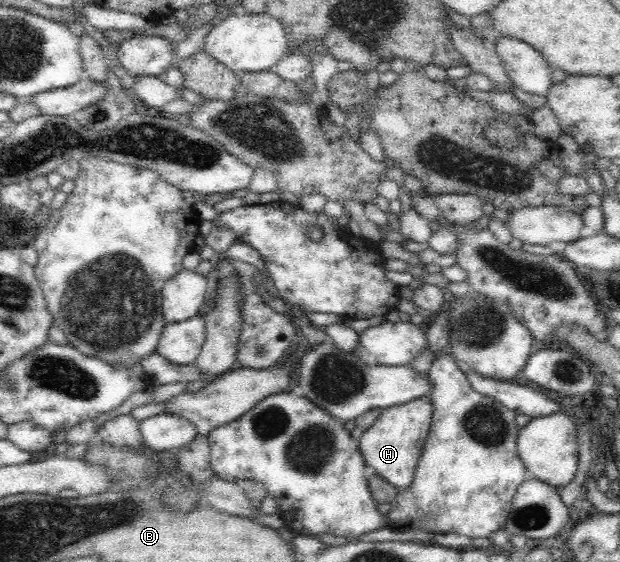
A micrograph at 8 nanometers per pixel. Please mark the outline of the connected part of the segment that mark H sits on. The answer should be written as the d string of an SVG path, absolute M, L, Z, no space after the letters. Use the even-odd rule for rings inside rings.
M415 397L410 401L384 408L380 417L362 432L359 440L359 450L367 469L372 468L376 475L393 485L398 491L407 489L409 485L412 485L416 465L420 455L422 455L430 429L431 413L432 404L426 397Z

